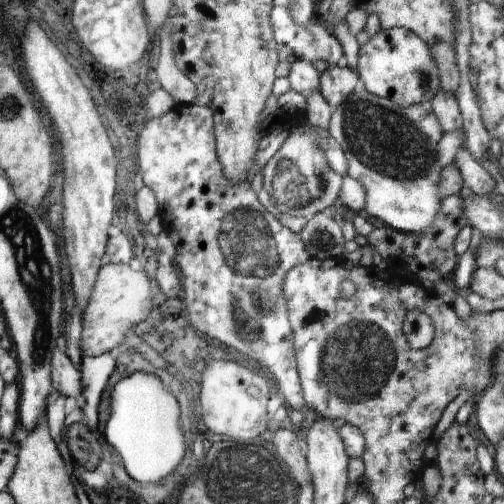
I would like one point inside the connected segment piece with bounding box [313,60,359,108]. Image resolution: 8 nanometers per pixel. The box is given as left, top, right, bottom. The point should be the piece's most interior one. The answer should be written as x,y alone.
336,84

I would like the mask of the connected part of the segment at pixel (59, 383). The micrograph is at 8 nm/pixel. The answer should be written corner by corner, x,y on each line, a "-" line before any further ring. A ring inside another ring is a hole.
65,348
55,351
52,358
52,389
56,388
64,396
80,397
80,372
74,368

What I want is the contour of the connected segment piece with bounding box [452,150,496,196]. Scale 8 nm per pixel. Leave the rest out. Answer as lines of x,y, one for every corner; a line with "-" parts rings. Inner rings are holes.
467,151
456,152
452,165
460,170
464,187
470,188
475,195
492,196
496,184
494,178

